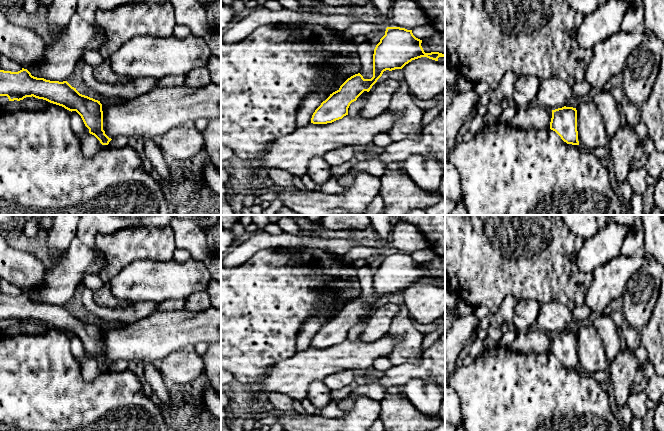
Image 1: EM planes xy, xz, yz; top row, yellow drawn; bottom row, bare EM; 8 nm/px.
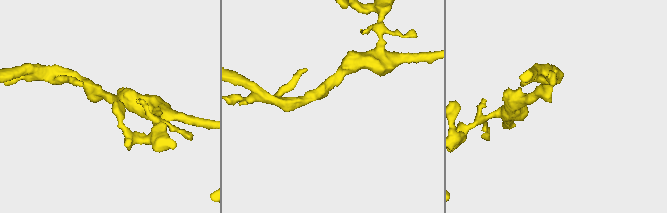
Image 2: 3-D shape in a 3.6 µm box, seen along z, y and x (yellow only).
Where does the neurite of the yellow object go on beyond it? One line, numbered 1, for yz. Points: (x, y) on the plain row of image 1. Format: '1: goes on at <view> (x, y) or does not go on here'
1: does not go on here

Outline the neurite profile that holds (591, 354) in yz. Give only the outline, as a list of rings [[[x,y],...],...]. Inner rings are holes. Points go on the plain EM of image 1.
[[[580,324],[577,331],[577,355],[579,369],[588,372],[608,371],[605,347],[593,325]]]

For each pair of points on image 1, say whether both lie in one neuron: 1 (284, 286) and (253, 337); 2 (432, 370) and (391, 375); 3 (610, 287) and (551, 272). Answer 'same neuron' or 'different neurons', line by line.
1: same neuron
2: same neuron
3: different neurons

